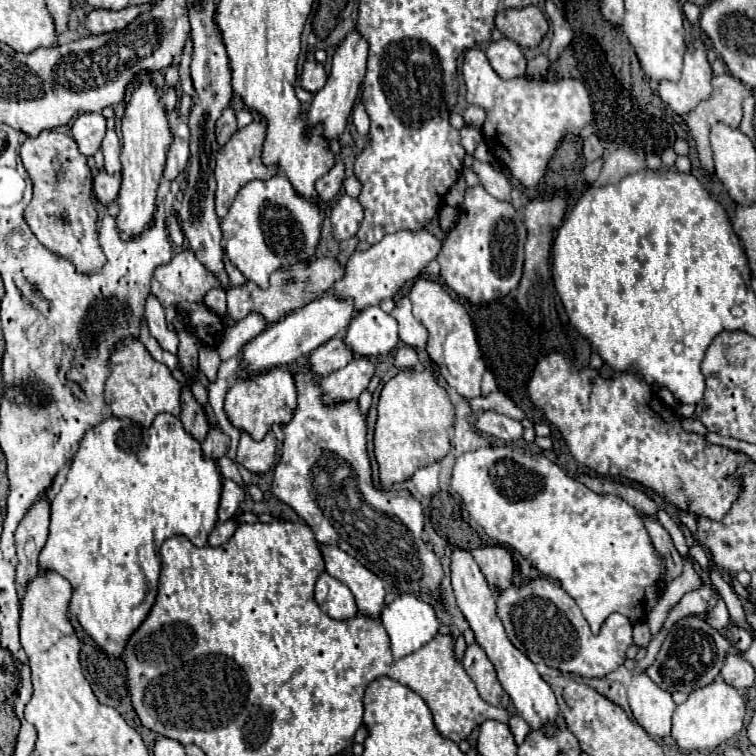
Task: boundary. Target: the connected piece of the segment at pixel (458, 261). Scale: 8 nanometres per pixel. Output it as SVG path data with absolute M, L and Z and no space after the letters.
M481 184L467 188L459 212L459 222L447 234L443 250L437 256L441 278L451 290L473 304L507 296L519 286L523 272L523 244L527 236L523 216L511 204L491 196Z

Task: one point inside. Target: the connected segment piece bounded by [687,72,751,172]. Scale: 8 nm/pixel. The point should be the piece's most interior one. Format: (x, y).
(728, 94)

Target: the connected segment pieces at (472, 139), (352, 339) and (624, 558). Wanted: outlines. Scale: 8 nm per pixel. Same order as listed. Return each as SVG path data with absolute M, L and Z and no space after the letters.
M463 126L461 128L461 144L465 148L465 152L471 156L475 152L475 146L483 140L483 134L481 130L473 128L473 126Z
M369 306L351 320L345 342L359 356L387 354L399 342L397 322L379 306Z
M487 446L465 452L455 462L451 486L461 494L469 514L497 544L517 550L543 576L563 584L563 590L577 602L595 634L611 612L625 614L631 622L643 622L659 602L657 586L661 586L663 562L651 546L641 514L617 496L591 492L543 454L525 454L521 448L511 446Z

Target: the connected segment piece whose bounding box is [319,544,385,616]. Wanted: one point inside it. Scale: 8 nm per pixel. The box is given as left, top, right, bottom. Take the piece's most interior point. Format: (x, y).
(368, 590)

